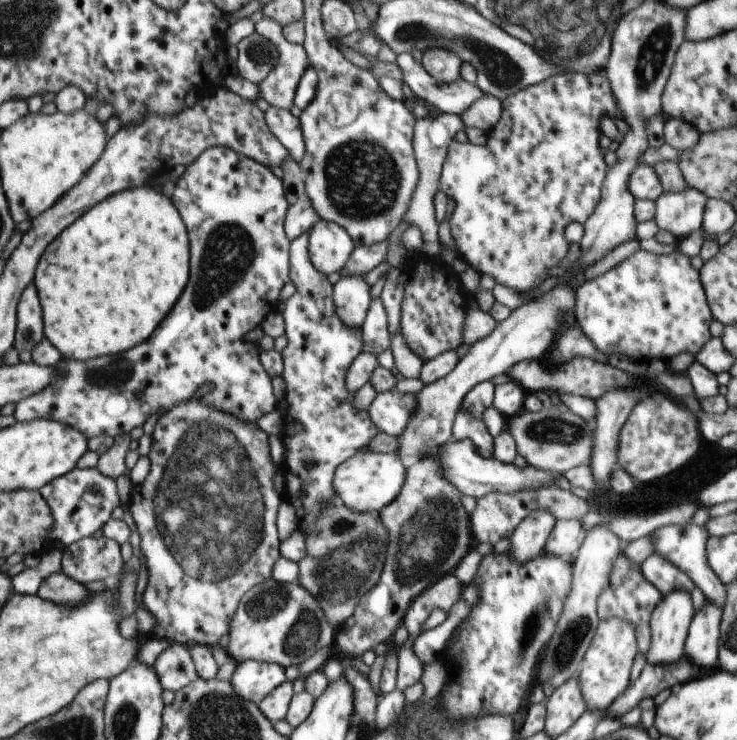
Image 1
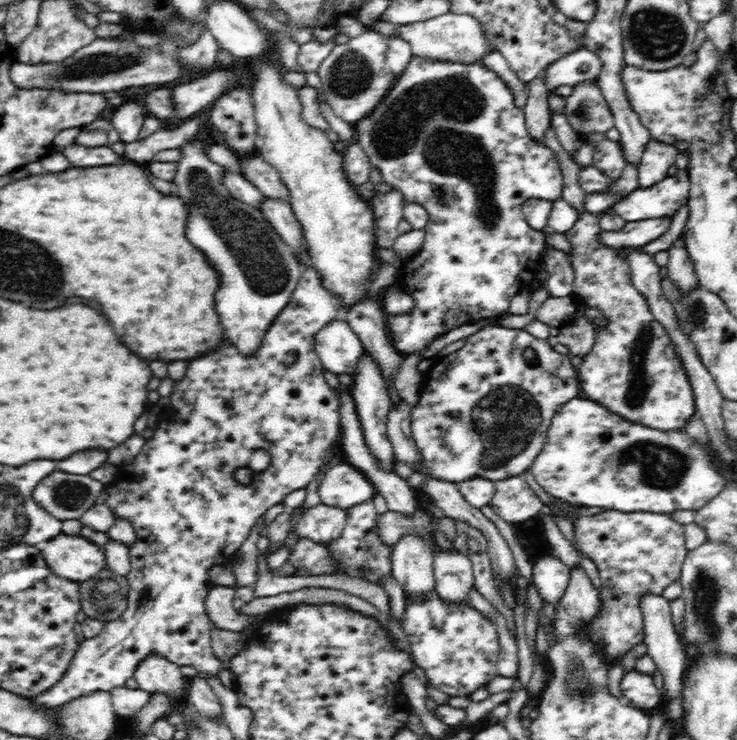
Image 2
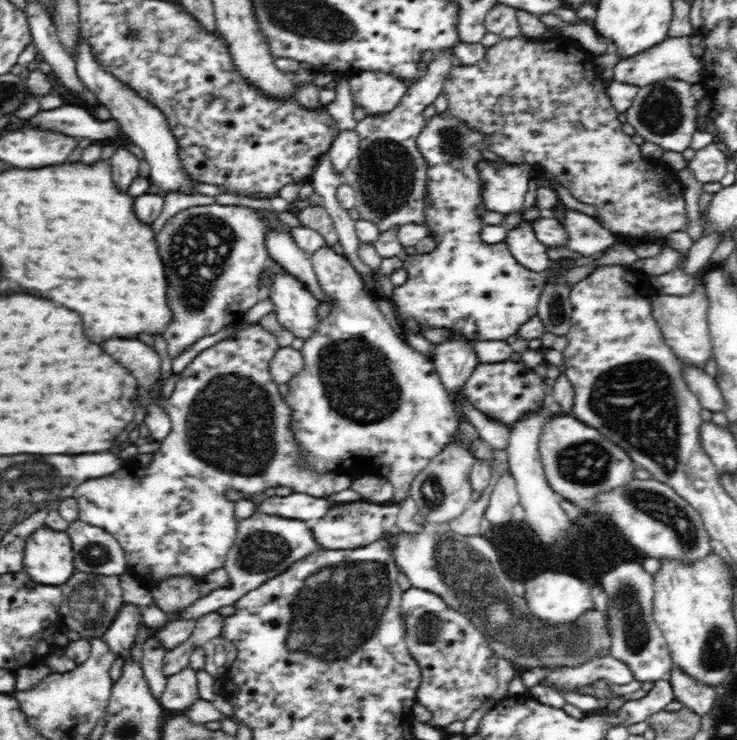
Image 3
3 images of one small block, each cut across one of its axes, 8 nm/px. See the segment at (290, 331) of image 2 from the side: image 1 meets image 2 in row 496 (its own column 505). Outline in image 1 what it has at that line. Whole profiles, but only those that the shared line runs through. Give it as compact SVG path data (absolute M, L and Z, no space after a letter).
M606 70L589 75L558 73L501 103L500 120L487 132L486 144L452 141L437 179L439 189L454 200L450 226L459 256L480 274L493 276L498 284L528 292L546 280L548 269L566 256L570 244L564 239L565 227L570 222L584 224L595 211L609 169L598 143L600 120L606 115L622 119L623 112L611 92Z

